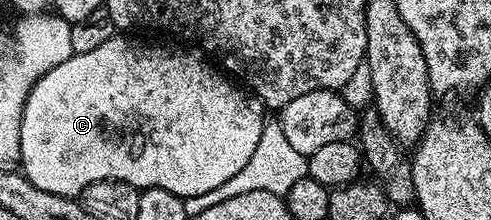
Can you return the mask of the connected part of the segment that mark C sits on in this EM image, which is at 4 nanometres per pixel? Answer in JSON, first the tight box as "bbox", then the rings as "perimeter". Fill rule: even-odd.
{"bbox":[18,34,264,198],"perimeter":[[[116,34],[108,38],[104,46],[96,46],[96,50],[88,50],[88,54],[69,56],[64,62],[60,62],[60,66],[48,70],[30,87],[26,105],[22,110],[18,158],[22,175],[32,186],[36,186],[36,190],[44,190],[56,196],[78,198],[89,184],[113,182],[130,184],[139,190],[143,188],[168,190],[183,198],[204,195],[216,190],[224,182],[228,182],[233,175],[239,174],[240,170],[247,166],[248,160],[256,154],[258,146],[263,143],[262,112],[264,113],[264,105],[257,96],[247,94],[233,79],[223,75],[209,59],[203,58],[197,51],[194,51],[195,53],[185,52],[182,48],[165,48],[162,44],[137,44],[136,41],[129,40],[126,36],[129,35]]]}

